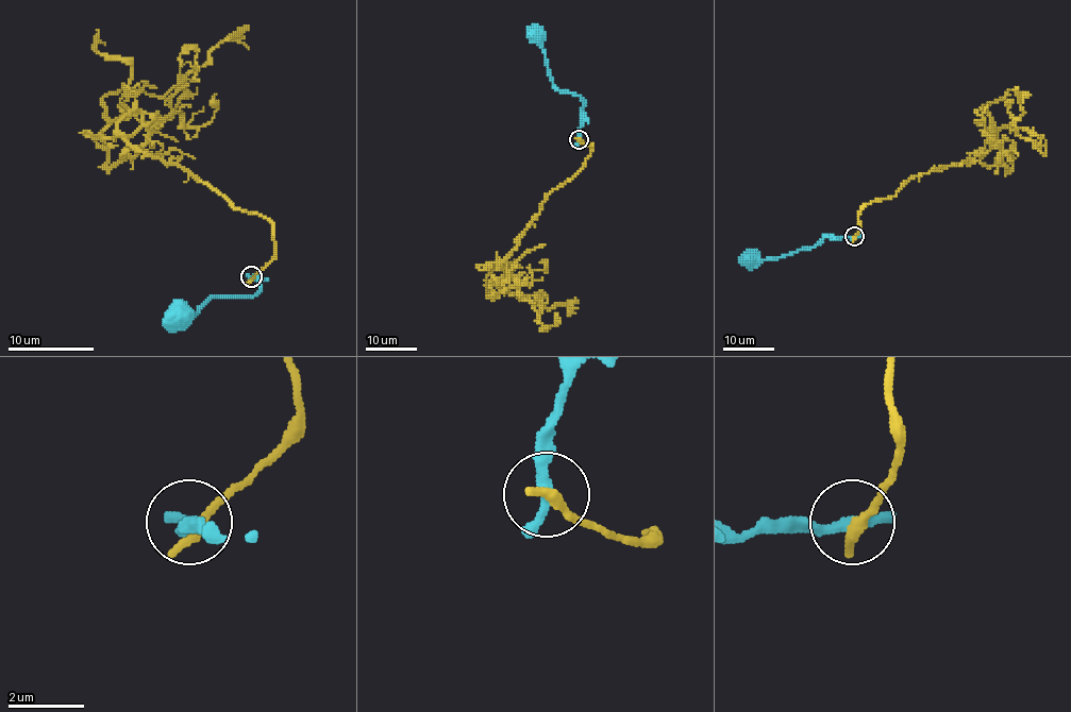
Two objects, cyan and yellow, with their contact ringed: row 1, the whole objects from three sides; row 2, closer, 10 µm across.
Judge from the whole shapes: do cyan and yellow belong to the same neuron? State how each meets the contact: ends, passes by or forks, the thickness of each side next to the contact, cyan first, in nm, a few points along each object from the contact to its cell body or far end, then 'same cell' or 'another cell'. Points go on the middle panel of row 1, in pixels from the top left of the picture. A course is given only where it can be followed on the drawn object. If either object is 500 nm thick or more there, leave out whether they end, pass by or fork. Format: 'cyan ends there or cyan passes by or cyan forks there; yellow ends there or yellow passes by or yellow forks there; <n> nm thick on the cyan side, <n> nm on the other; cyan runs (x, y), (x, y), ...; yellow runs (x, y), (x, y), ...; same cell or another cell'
cyan ends there; yellow ends there; 360 nm thick on the cyan side, 360 nm on the other; cyan runs (579, 139), (584, 101), (579, 96), (561, 91), (553, 83), (546, 50), (533, 40), (534, 35); yellow runs (580, 139), (592, 150), (505, 260), (514, 278), (490, 282), (536, 298), (547, 326), (539, 331), (551, 326); another cell

